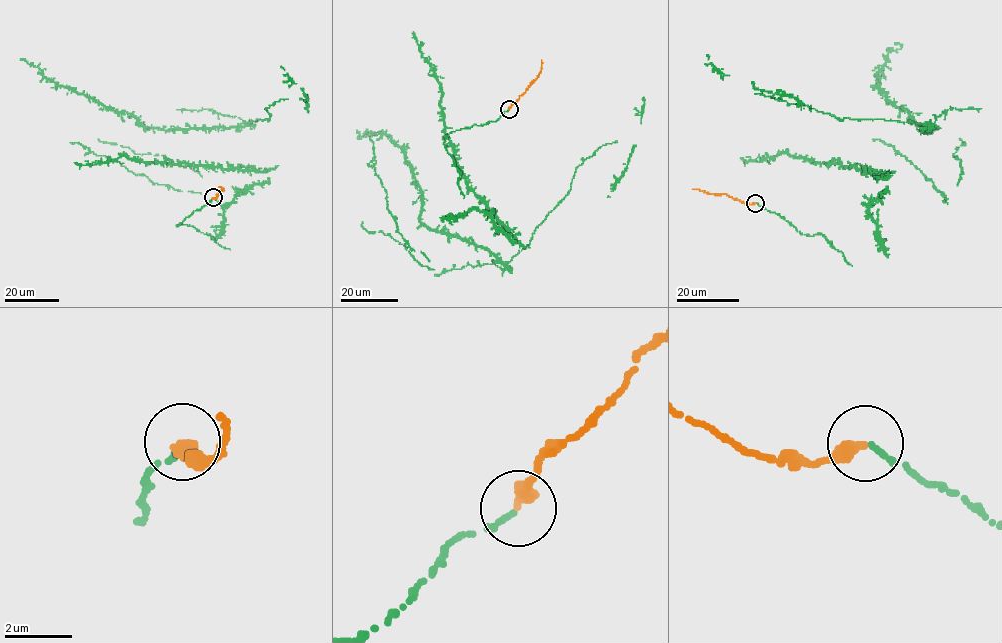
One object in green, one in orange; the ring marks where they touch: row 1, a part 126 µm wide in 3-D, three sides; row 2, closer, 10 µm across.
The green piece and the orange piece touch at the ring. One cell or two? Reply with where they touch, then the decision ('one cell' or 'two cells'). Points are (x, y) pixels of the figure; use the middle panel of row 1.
at (509, 109); one cell

